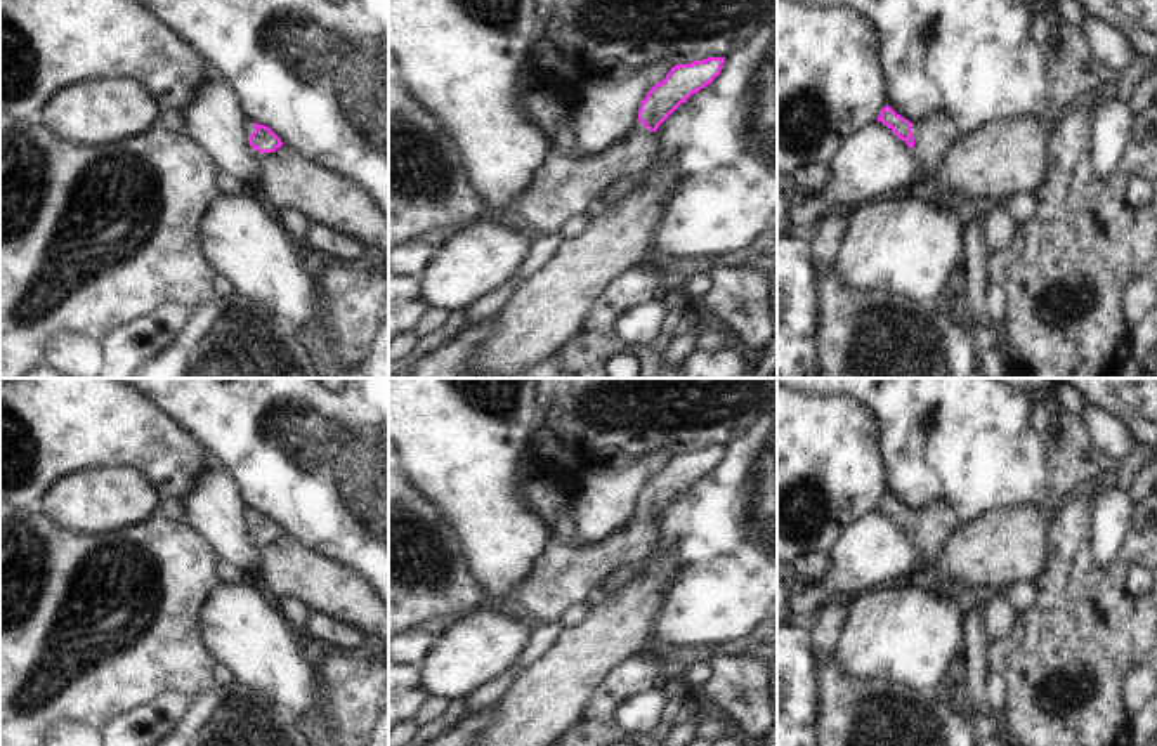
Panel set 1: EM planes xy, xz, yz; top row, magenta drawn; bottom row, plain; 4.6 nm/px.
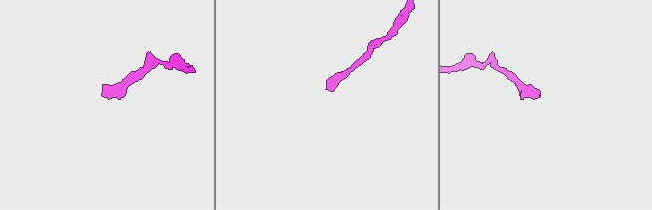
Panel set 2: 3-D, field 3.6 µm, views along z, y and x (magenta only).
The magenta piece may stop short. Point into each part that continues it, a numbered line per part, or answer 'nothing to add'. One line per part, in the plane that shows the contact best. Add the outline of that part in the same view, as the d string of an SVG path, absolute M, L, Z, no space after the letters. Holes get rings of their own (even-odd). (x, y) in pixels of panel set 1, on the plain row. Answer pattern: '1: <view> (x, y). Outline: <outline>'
1: yz (934, 526). Outline: M935 505L919 512L911 512L911 522L923 557L933 557L963 526L949 505Z

